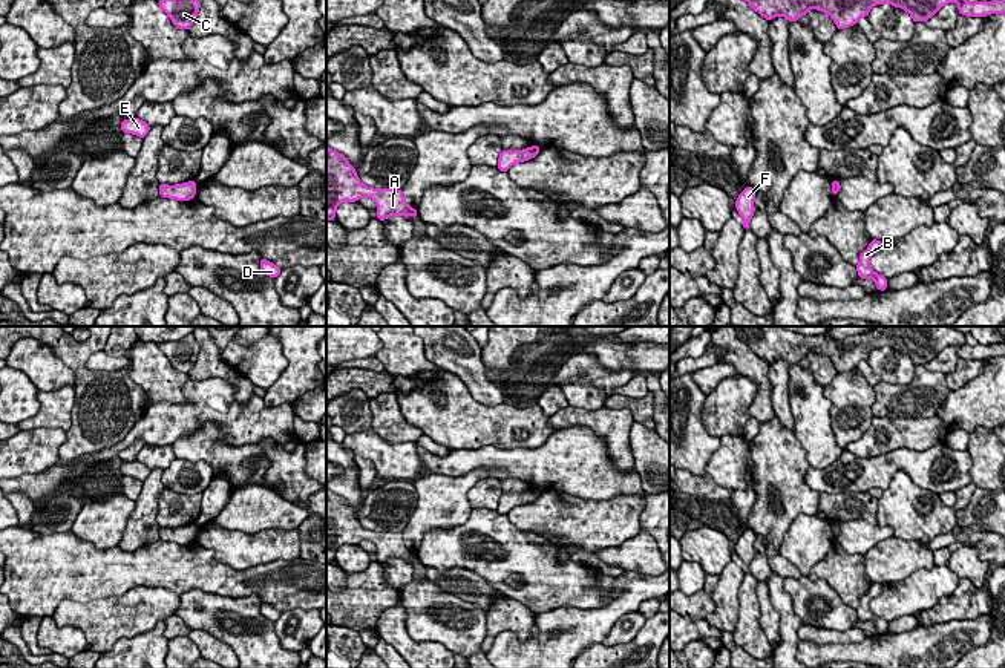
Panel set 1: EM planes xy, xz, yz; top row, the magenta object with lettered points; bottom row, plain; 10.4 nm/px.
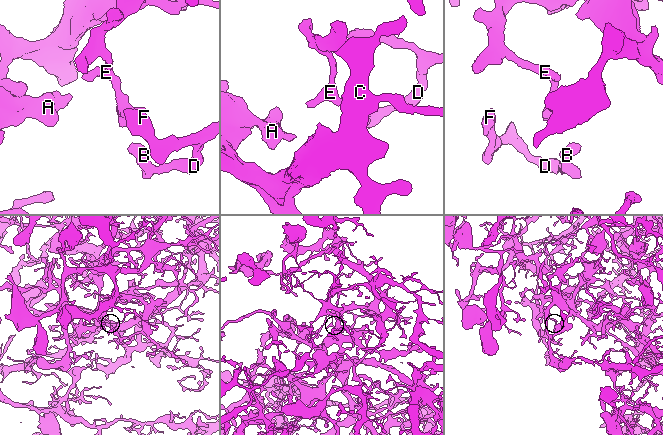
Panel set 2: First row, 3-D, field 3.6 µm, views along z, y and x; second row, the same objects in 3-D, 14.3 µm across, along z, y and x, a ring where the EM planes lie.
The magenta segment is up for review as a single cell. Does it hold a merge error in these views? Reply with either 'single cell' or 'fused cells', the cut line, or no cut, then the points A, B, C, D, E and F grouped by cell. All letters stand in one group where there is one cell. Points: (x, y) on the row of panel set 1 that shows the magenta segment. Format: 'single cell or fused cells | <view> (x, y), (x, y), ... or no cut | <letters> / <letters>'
single cell | no cut | A B C D E F

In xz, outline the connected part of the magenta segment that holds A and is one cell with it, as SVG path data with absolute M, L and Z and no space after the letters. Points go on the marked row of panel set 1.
M326 147L326 221L336 218L336 210L342 202L355 202L371 198L377 204L377 219L386 221L389 216L418 218L403 198L403 188L372 188L362 184L354 165L348 159Z

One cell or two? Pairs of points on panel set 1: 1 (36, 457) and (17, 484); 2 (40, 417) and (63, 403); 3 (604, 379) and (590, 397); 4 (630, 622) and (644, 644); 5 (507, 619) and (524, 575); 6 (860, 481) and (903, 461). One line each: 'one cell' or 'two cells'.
1: two cells
2: one cell
3: two cells
4: two cells
5: two cells
6: one cell

